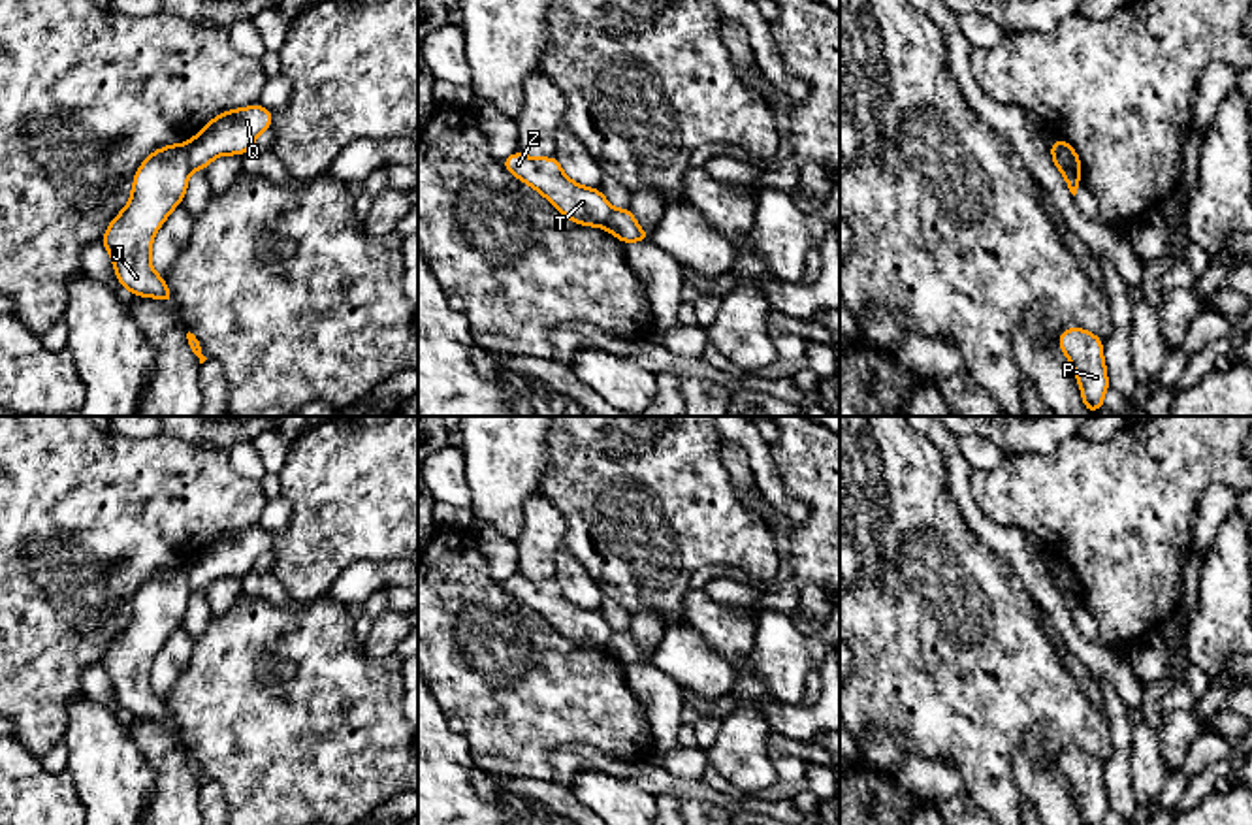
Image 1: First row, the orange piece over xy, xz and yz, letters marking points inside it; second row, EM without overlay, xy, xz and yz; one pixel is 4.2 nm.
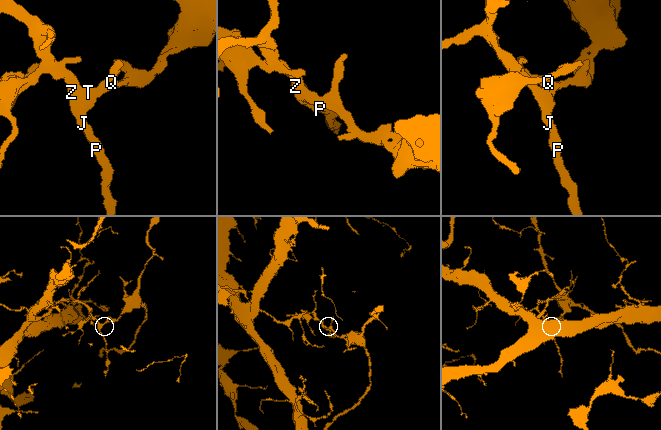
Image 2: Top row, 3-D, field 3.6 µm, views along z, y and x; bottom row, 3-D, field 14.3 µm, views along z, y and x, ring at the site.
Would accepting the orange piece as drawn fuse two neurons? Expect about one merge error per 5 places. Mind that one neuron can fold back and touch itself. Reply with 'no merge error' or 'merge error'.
merge error

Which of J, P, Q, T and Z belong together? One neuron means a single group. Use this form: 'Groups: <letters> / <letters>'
Groups: J P T Z / Q

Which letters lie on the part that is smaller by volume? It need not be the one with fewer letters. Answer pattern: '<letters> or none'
Q

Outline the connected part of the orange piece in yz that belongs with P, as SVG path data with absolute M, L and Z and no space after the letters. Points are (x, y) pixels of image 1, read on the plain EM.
M1067 750L1058 757L1058 767L1073 789L1083 823L1103 825L1111 810L1103 784L1103 761L1084 750Z

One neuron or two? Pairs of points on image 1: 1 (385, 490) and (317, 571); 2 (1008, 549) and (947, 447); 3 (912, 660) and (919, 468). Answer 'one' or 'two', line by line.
1: one
2: one
3: one

